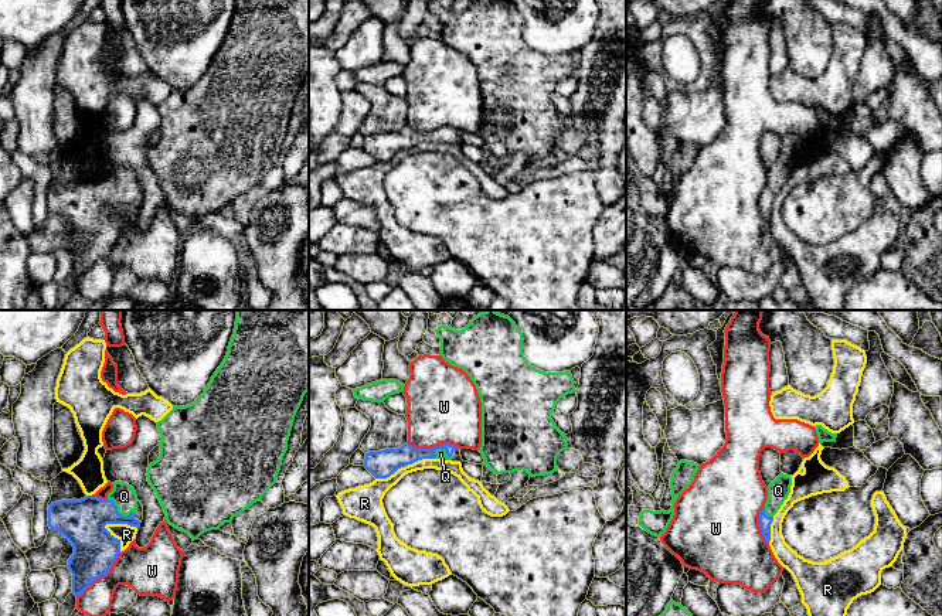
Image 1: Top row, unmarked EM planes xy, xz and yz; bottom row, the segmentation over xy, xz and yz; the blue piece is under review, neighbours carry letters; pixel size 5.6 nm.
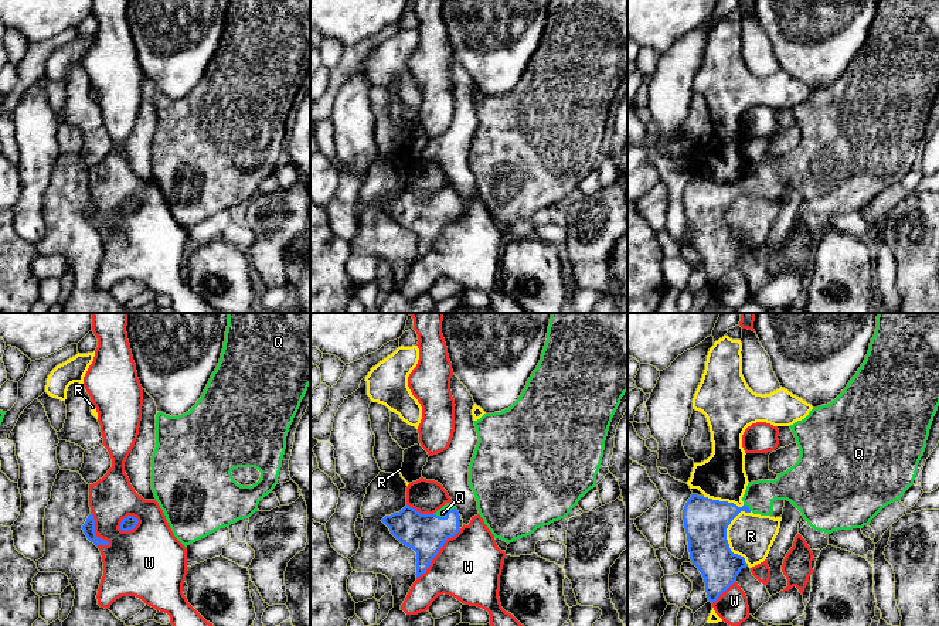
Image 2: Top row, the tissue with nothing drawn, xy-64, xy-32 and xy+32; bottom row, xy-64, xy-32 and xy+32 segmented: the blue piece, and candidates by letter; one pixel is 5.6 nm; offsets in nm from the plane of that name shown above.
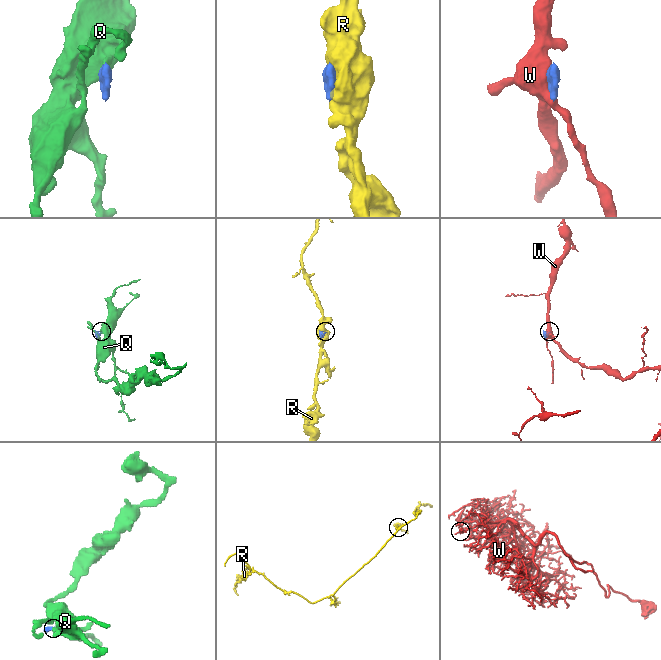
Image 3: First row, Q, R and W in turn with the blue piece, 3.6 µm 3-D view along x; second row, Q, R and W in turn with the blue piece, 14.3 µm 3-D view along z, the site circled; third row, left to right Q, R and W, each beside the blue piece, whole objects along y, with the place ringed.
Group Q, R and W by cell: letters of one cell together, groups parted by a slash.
Q / R / W

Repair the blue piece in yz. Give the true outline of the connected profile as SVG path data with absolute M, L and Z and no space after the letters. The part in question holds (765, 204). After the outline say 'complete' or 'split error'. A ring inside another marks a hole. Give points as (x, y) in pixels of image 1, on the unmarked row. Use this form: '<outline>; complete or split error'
M781 156L769 169L768 169L768 181L765 190L759 197L759 211L766 225L771 224L771 207L773 198L778 195L783 184L790 176L792 160Z; split error

